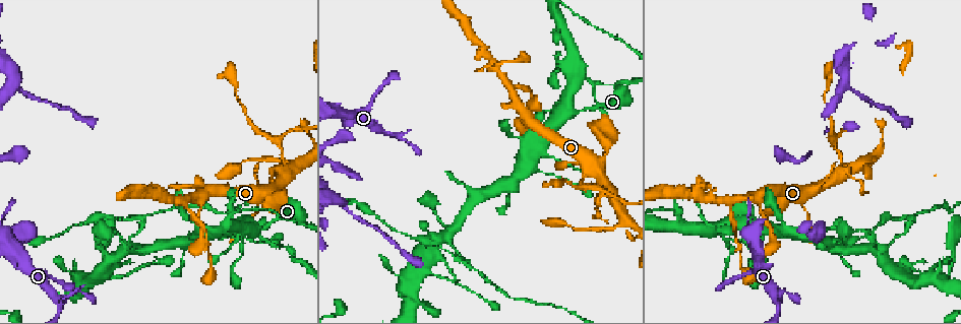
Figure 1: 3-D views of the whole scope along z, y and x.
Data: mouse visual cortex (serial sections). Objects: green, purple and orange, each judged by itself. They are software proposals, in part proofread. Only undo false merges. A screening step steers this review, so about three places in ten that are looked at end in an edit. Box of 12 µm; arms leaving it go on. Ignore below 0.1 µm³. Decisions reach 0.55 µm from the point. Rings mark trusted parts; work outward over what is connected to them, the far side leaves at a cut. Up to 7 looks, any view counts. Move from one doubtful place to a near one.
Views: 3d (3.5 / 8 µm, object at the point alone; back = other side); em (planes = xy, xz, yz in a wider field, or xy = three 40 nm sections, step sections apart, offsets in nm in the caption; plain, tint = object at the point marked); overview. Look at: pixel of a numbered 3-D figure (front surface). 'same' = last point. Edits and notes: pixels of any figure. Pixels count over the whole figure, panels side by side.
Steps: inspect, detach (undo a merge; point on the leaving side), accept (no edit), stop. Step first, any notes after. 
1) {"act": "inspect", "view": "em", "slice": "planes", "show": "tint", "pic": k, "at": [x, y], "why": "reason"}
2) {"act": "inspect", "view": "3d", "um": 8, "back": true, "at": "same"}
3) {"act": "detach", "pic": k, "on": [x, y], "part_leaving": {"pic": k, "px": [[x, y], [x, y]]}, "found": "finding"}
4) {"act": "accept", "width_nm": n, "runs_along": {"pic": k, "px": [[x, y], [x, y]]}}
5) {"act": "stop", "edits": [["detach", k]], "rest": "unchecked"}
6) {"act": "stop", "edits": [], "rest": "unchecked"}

{"act": "inspect", "view": "3d", "um": 8, "pic": 1, "at": [836, 141], "why": "abrupt turn"}

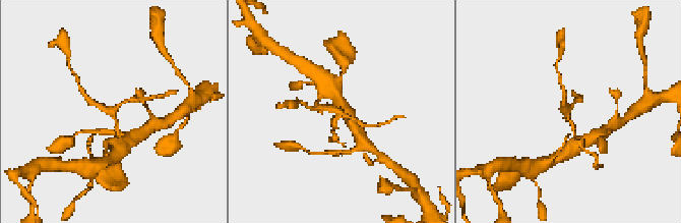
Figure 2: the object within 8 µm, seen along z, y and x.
{"act": "inspect", "view": "3d", "um": 3.5, "pic": 2, "at": [112, 111]}

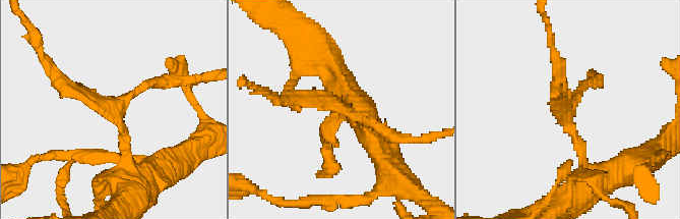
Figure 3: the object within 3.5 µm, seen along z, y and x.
{"act": "accept", "runs_along": {"pic": 3, "px": [[134, 170], [115, 111], [59, 79]]}, "found": "continuous, no second cell"}

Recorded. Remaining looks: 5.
{"act": "inspect", "view": "3d", "um": 3.5, "pic": 1, "at": [578, 76], "why": "side arm on a straight run"}

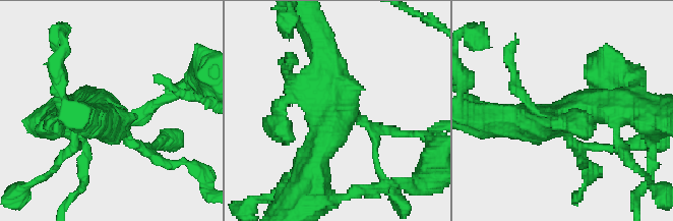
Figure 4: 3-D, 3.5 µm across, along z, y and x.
{"act": "inspect", "view": "em", "slice": "xy", "step": 5, "show": "tint", "pic": 4, "at": [344, 114], "why": "need the tissue"}

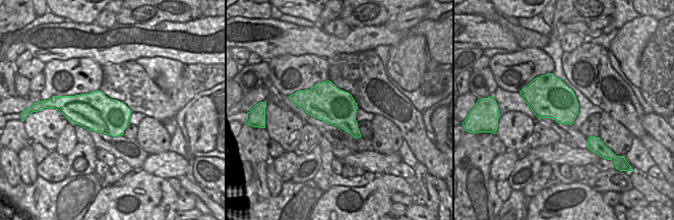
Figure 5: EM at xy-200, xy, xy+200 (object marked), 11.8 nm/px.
{"act": "inspect", "view": "em", "slice": "xy", "step": 1, "show": "tint", "at": "same"}

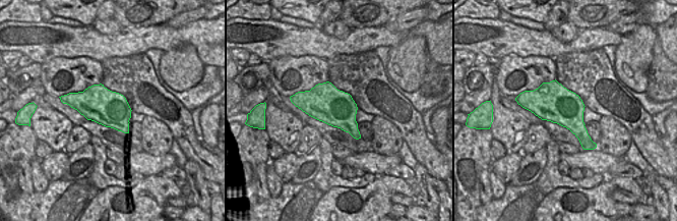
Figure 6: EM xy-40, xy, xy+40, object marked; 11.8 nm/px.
{"act": "detach", "pic": 4, "on": [157, 156], "part_leaving": {"pic": 4, "px": [[128, 137], [165, 163], [187, 163], [205, 187]]}, "found": "a second cell is stuck on"}

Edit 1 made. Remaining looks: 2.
{"act": "inspect", "view": "3d", "um": 3.5, "pic": 1, "at": [942, 282]}

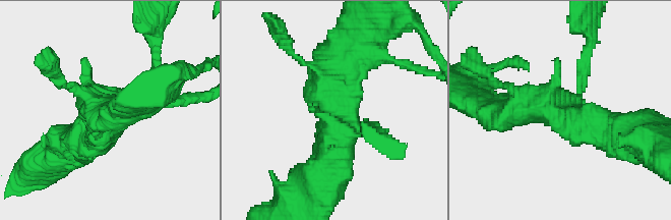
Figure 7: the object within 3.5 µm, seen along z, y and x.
{"act": "accept", "runs_along": {"pic": 7, "px": [[508, 111], [544, 105], [622, 132]]}, "found": "continuous, no second cell"}

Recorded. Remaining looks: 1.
{"act": "stop", "edits": [["detach", 4]], "rest": "unchecked"}

